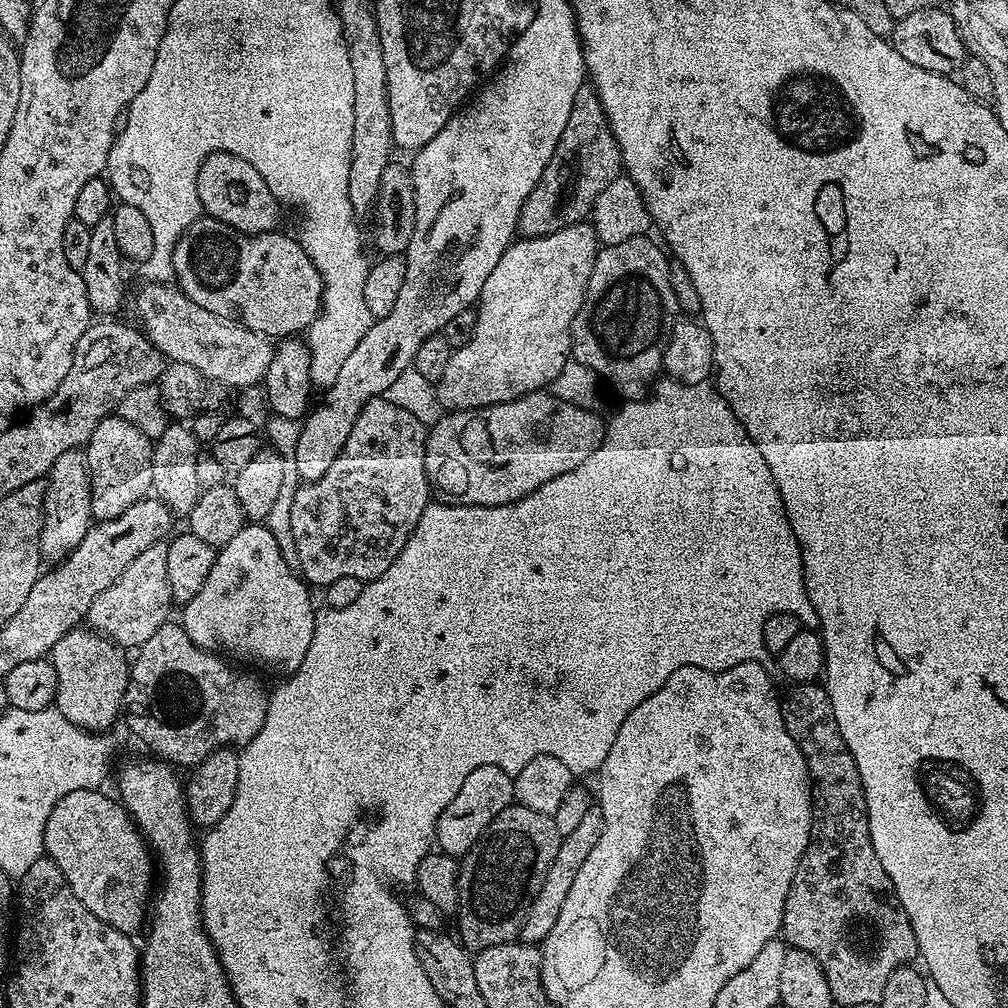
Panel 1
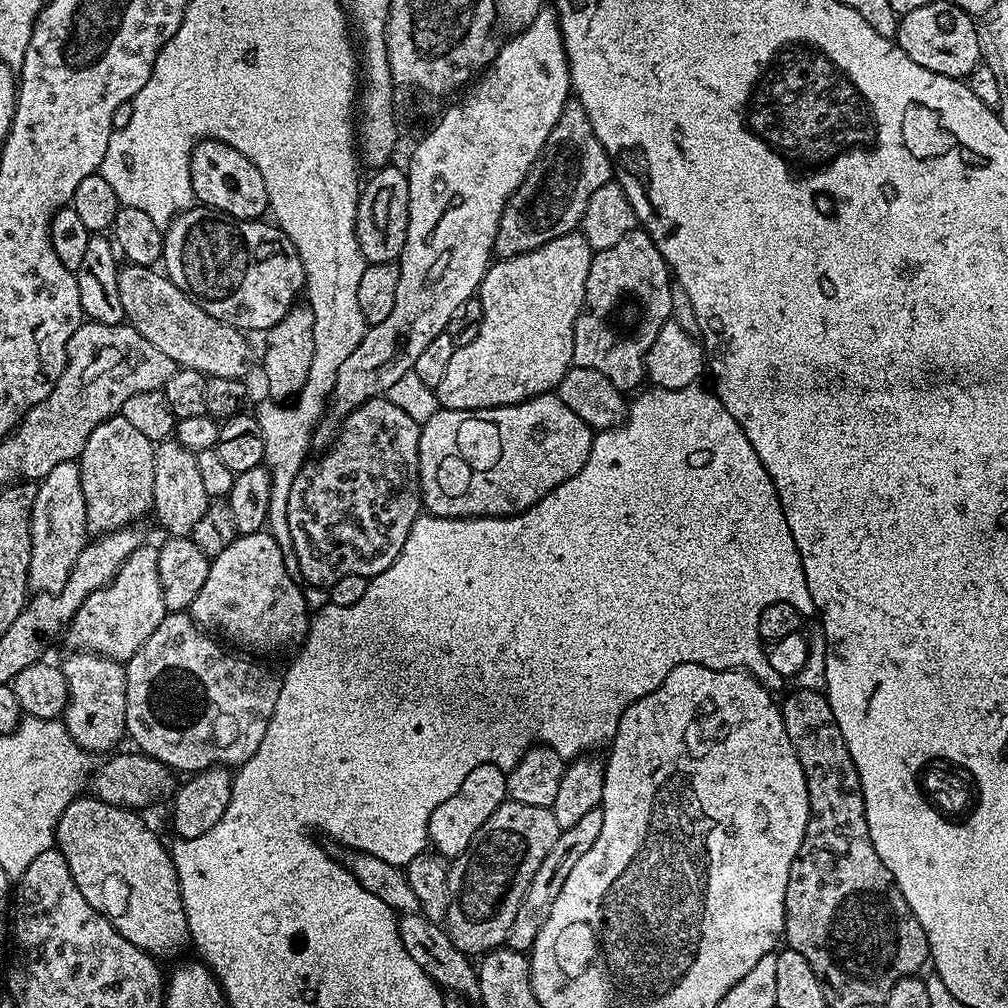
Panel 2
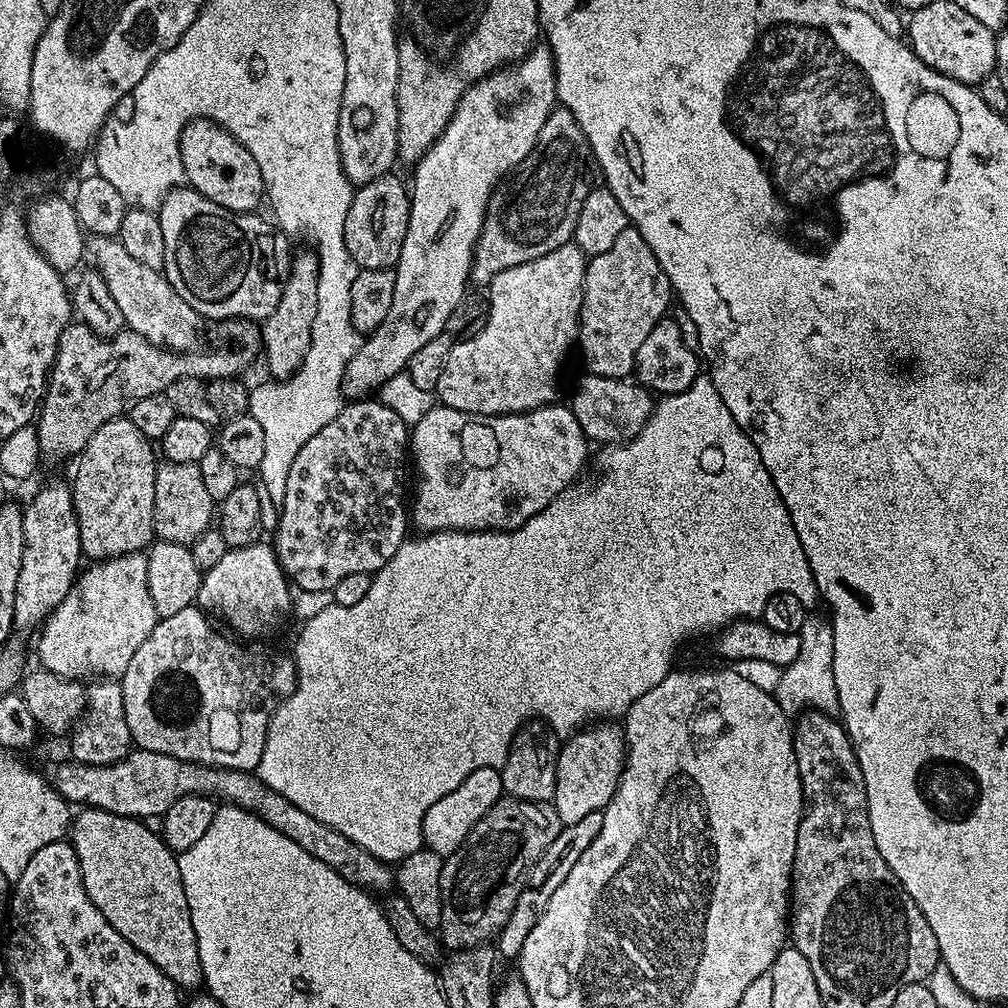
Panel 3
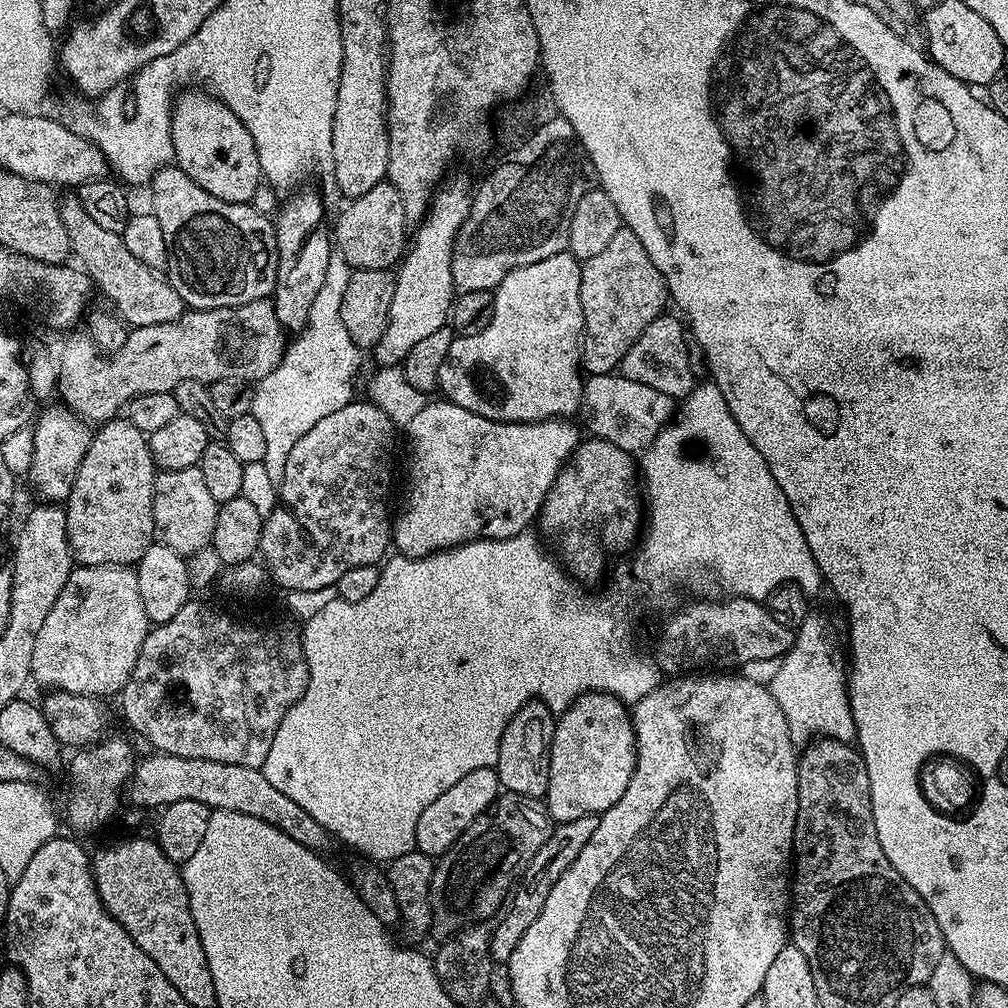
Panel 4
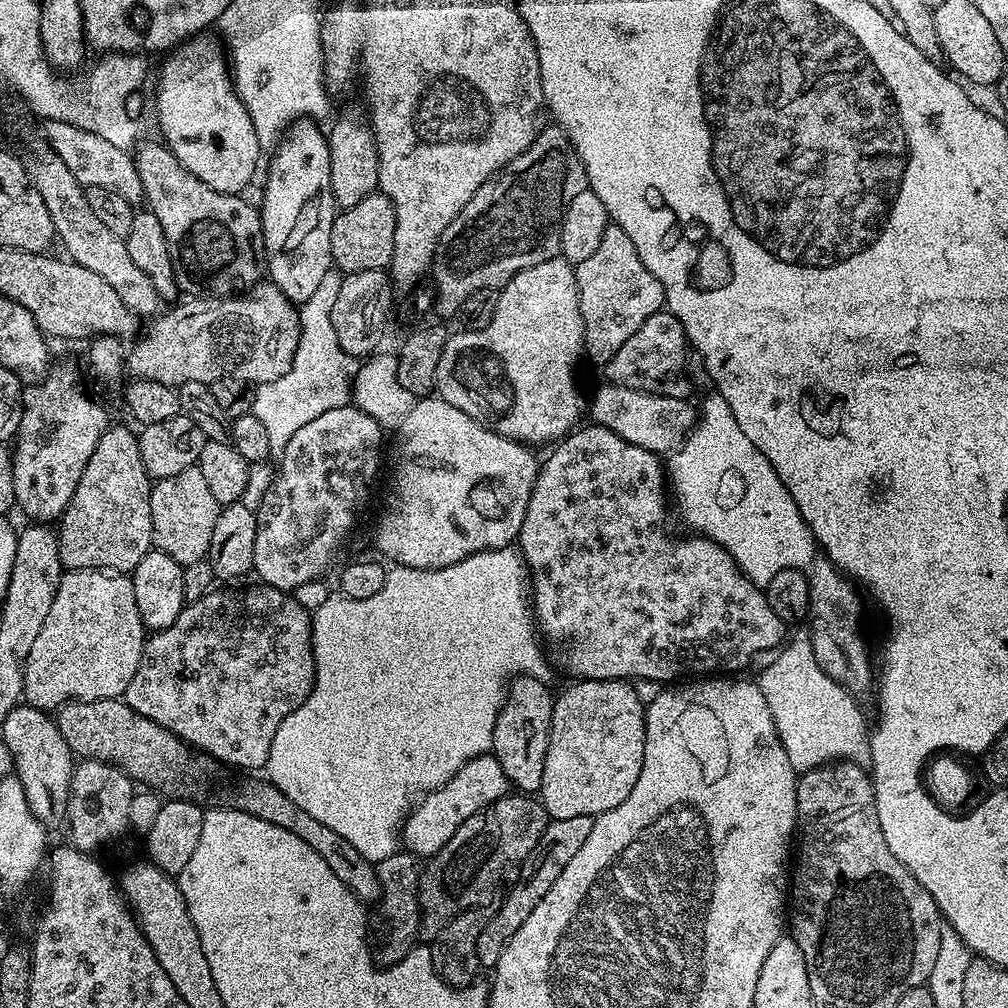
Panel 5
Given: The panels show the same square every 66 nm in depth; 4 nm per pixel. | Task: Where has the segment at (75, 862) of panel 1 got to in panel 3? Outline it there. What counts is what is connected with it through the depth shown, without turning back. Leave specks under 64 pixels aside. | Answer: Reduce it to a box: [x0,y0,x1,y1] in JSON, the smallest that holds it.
[70,806,204,989]

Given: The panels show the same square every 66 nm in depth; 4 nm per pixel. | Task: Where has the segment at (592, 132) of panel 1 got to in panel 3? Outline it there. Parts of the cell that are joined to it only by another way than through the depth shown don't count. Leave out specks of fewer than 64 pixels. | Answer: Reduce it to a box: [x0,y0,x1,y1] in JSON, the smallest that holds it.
[472,106,598,286]

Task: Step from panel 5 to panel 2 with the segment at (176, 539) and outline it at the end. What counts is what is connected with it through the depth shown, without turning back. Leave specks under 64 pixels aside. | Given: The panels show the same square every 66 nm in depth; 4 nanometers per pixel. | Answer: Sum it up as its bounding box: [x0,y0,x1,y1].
[151,438,210,537]

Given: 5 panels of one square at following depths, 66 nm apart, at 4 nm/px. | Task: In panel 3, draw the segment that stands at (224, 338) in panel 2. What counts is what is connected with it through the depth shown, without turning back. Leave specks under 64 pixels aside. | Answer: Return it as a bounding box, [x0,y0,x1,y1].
[86,235,202,353]

